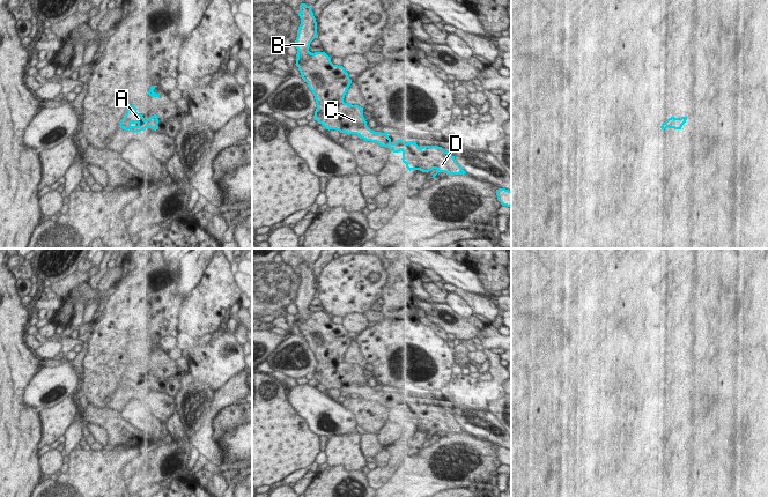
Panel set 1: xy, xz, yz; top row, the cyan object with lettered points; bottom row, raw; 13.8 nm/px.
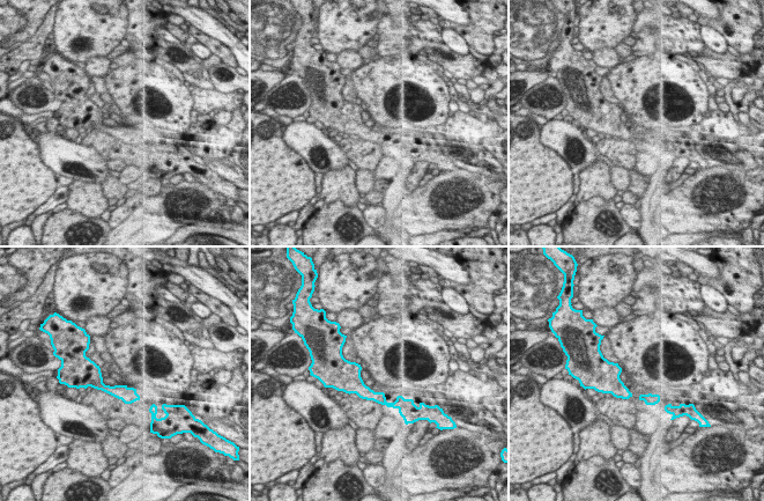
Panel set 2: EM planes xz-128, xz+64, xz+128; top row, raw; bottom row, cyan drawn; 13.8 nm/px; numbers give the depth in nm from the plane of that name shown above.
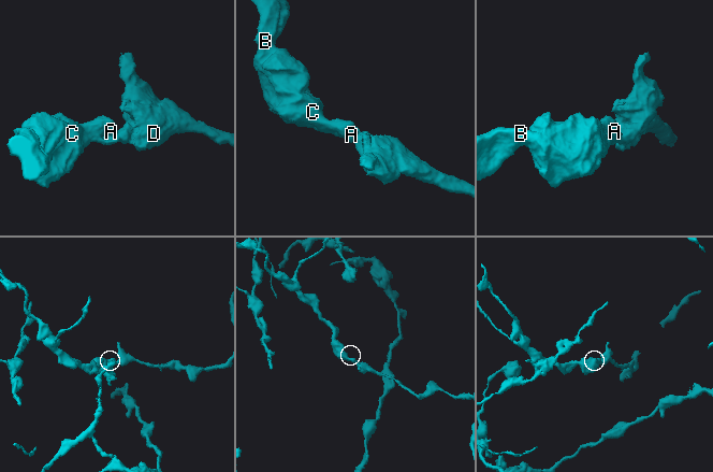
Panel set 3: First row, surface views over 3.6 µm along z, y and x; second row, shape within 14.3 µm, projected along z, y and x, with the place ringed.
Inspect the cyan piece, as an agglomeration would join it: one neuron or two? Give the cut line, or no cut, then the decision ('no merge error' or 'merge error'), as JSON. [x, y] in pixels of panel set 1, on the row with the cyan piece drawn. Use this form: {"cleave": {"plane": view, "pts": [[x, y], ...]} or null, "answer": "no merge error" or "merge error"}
{"cleave": null, "answer": "no merge error"}

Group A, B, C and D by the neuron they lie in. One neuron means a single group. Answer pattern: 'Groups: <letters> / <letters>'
Groups: A B C D.

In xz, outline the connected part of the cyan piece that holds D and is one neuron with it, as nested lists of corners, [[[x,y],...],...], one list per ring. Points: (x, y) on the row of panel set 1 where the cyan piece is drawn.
[[[300,5],[298,16],[301,24],[294,43],[297,49],[296,66],[302,79],[312,91],[317,109],[313,119],[326,129],[337,129],[340,133],[356,134],[359,138],[387,147],[393,153],[403,151],[403,162],[411,170],[429,172],[435,169],[434,178],[438,172],[446,175],[464,175],[463,168],[455,156],[438,146],[419,147],[415,141],[405,143],[397,140],[393,143],[387,133],[374,132],[367,126],[363,107],[344,102],[352,83],[348,73],[342,66],[333,65],[325,52],[309,51],[310,43],[317,36],[317,22],[310,6]]]

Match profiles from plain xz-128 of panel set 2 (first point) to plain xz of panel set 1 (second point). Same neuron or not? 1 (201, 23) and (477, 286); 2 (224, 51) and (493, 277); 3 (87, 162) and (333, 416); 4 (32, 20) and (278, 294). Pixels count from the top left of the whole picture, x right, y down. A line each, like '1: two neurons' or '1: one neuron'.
1: one neuron
2: one neuron
3: one neuron
4: two neurons

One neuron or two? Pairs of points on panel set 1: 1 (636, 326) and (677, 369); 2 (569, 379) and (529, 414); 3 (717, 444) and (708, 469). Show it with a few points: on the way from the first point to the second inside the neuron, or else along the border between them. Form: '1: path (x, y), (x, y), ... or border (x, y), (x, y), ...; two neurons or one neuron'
1: border (645, 323), (647, 332); two neurons
2: path (559, 390), (543, 406), (539, 406); one neuron
3: border (708, 439), (711, 449), (721, 458); two neurons

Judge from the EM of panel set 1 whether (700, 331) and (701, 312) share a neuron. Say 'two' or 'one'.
one

